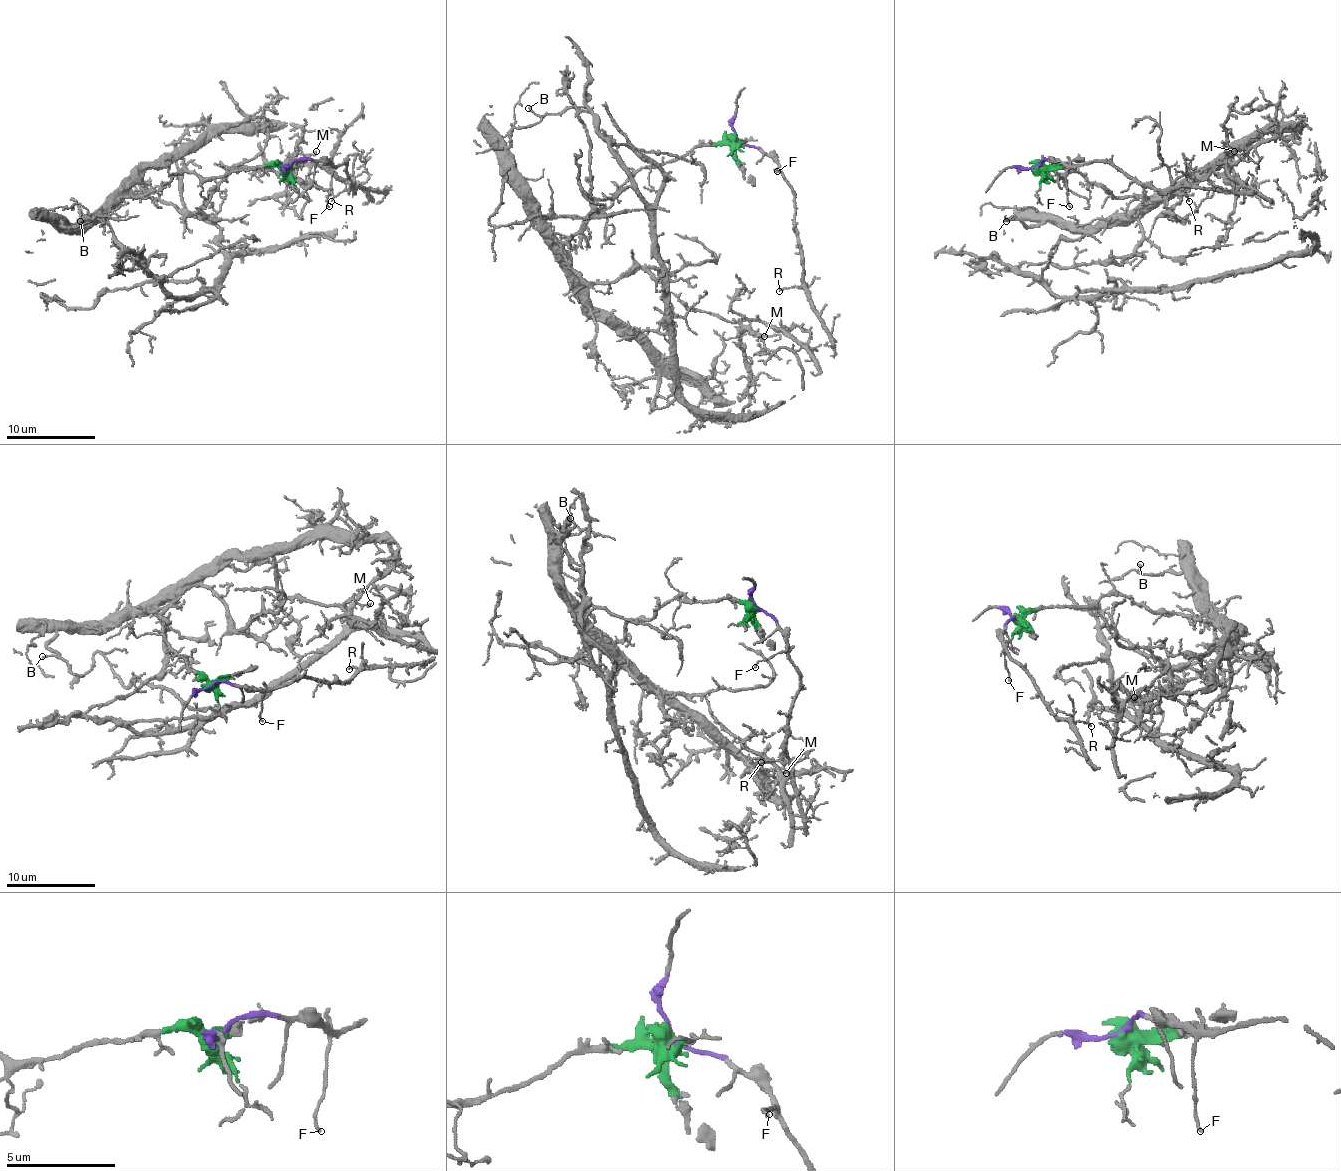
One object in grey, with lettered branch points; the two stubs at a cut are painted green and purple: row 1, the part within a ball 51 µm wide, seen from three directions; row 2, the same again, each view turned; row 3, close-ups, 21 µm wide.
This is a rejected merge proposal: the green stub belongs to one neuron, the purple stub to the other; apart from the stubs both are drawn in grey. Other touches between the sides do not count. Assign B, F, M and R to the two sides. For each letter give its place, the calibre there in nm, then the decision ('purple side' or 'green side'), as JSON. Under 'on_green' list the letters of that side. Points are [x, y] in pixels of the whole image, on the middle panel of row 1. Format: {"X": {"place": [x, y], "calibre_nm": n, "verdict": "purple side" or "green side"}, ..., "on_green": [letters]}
{"B": {"place": [528, 108], "calibre_nm": 90, "verdict": "green side"}, "F": {"place": [777, 171], "calibre_nm": 120, "verdict": "purple side"}, "M": {"place": [764, 336], "calibre_nm": 140, "verdict": "green side"}, "R": {"place": [779, 291], "calibre_nm": 120, "verdict": "purple side"}, "on_green": ["B", "M"]}

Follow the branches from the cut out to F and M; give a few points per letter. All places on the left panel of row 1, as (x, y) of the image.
F: (289, 166), (298, 159), (321, 159), (332, 168), (329, 206)
M: (289, 166), (178, 172), (122, 197), (151, 166), (220, 132), (289, 123), (300, 130), (289, 163), (316, 150)

